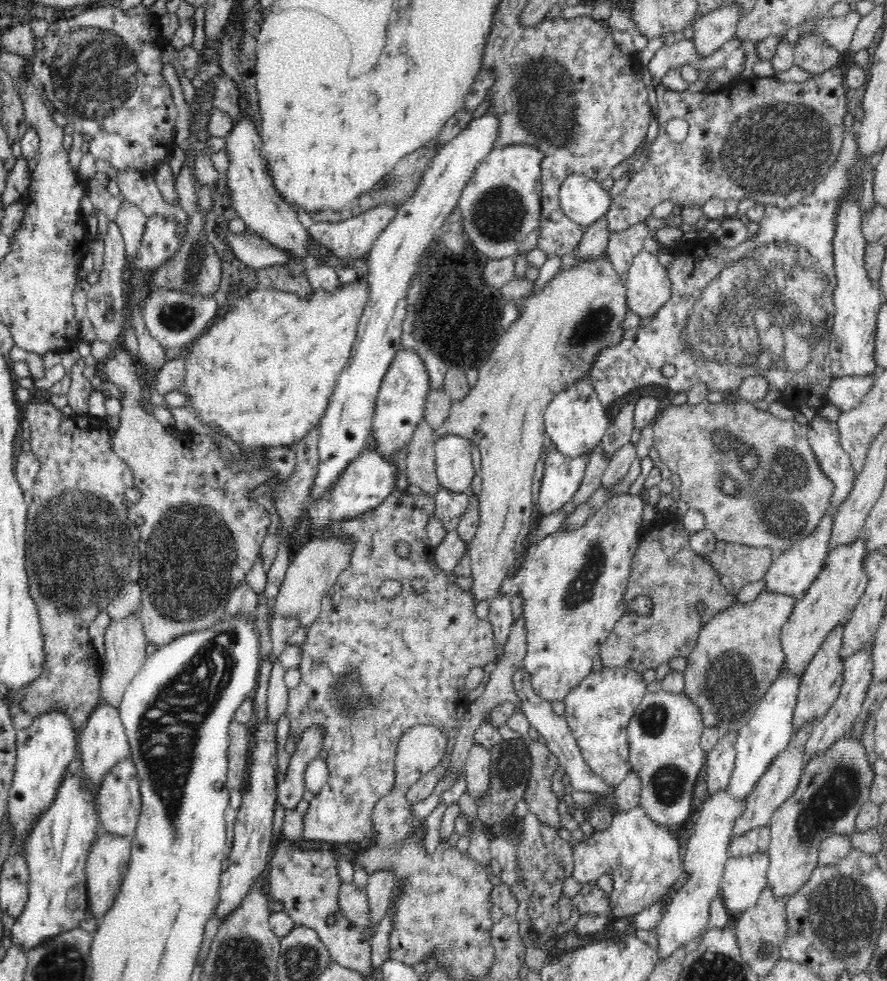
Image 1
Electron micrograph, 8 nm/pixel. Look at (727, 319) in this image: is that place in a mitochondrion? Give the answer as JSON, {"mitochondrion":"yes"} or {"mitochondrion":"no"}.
{"mitochondrion":"yes"}

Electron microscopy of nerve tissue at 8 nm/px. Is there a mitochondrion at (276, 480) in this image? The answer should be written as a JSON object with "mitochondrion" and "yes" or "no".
{"mitochondrion":"no"}

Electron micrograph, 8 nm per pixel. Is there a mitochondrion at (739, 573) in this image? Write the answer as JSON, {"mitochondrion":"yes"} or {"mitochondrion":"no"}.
{"mitochondrion":"no"}

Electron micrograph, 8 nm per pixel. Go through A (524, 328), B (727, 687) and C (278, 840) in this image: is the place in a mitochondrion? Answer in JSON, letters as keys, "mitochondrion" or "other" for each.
{"A":"other","B":"mitochondrion","C":"other"}

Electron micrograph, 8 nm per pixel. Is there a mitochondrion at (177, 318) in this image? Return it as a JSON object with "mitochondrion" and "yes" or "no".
{"mitochondrion":"yes"}

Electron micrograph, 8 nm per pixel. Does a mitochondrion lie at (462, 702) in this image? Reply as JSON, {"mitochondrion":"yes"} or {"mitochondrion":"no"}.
{"mitochondrion":"no"}

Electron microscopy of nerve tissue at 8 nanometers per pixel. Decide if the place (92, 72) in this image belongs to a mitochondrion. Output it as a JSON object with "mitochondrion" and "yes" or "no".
{"mitochondrion":"yes"}

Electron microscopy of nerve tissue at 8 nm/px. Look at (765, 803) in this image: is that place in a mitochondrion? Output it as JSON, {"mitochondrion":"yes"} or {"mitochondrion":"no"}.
{"mitochondrion":"no"}

